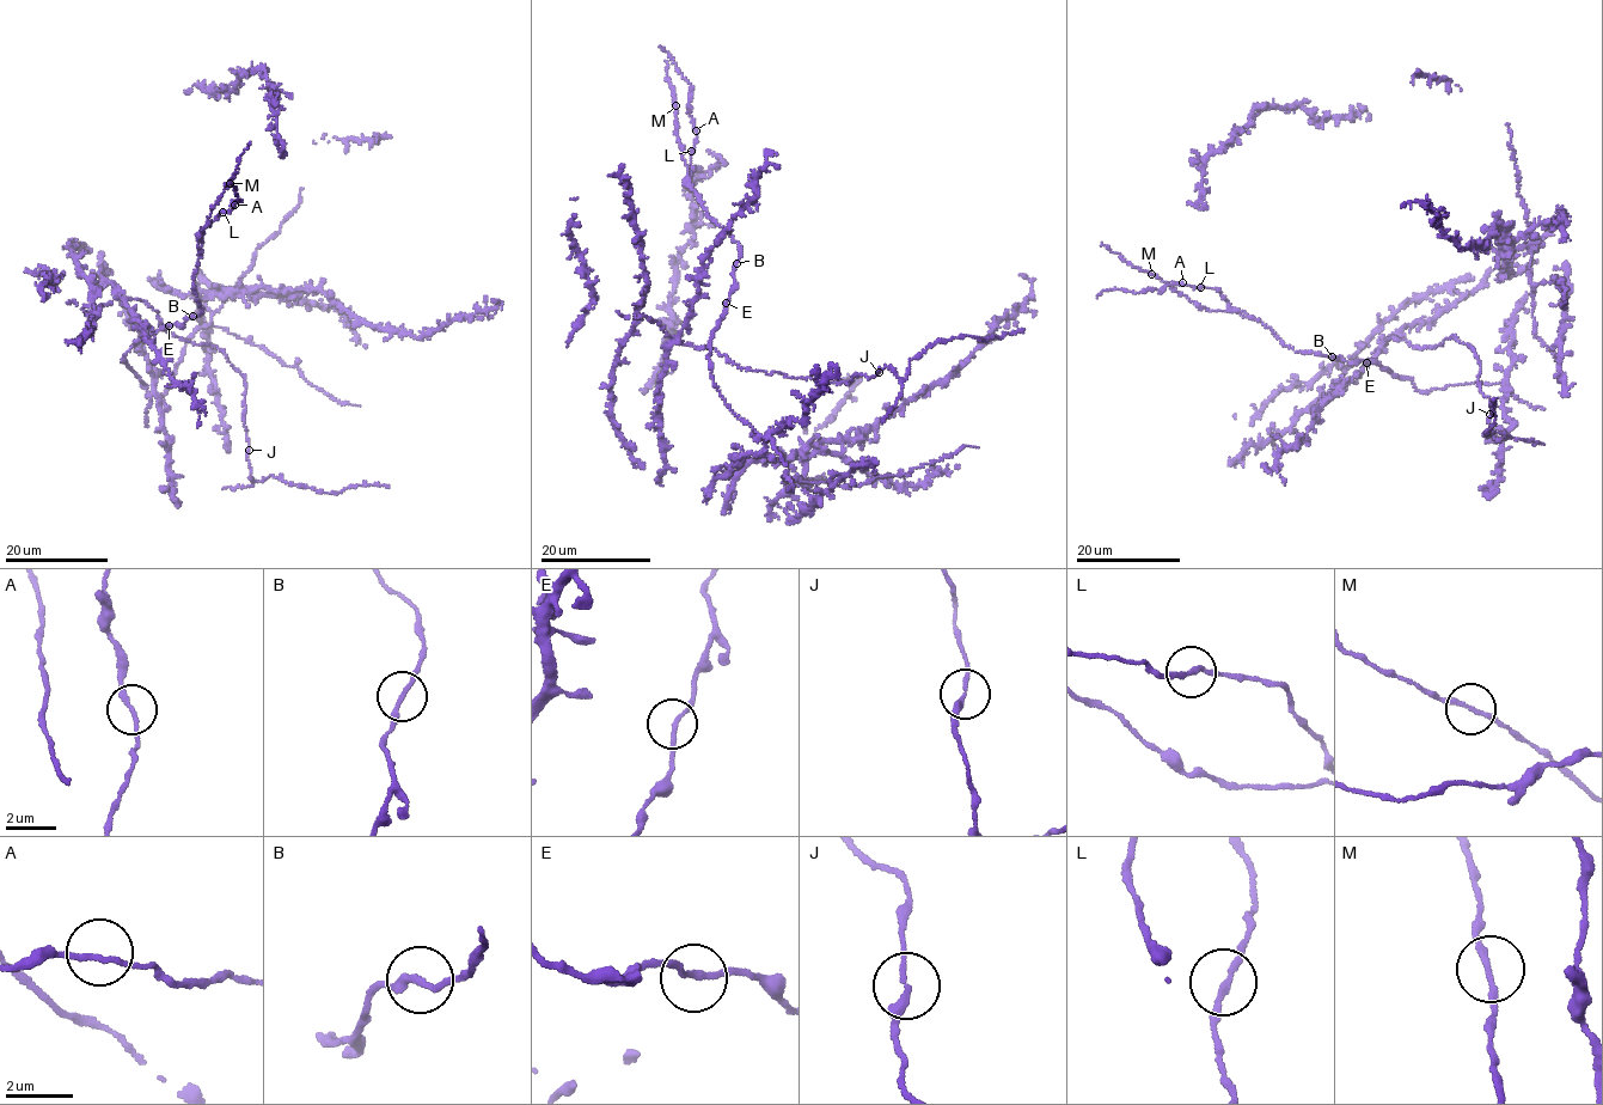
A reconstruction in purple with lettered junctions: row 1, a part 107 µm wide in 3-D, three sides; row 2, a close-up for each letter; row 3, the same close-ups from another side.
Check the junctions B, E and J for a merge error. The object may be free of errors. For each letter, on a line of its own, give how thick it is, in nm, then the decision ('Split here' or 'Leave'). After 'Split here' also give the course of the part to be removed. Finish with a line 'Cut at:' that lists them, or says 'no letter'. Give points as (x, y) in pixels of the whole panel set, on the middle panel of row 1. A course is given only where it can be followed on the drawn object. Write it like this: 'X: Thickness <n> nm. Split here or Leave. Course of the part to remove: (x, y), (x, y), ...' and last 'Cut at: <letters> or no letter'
B: Thickness 180 nm. Leave
E: Thickness 150 nm. Leave
J: Thickness 200 nm. Leave
Cut at: no letter

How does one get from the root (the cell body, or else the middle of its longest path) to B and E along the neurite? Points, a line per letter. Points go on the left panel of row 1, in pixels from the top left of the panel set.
B: (140, 340), (169, 324), (181, 325), (193, 316)
E: (140, 340), (169, 325)

